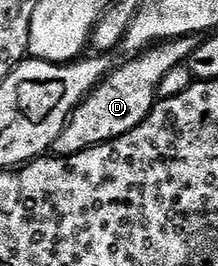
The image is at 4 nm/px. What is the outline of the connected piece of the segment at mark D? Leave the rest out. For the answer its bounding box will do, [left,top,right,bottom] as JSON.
[51,36,198,156]

